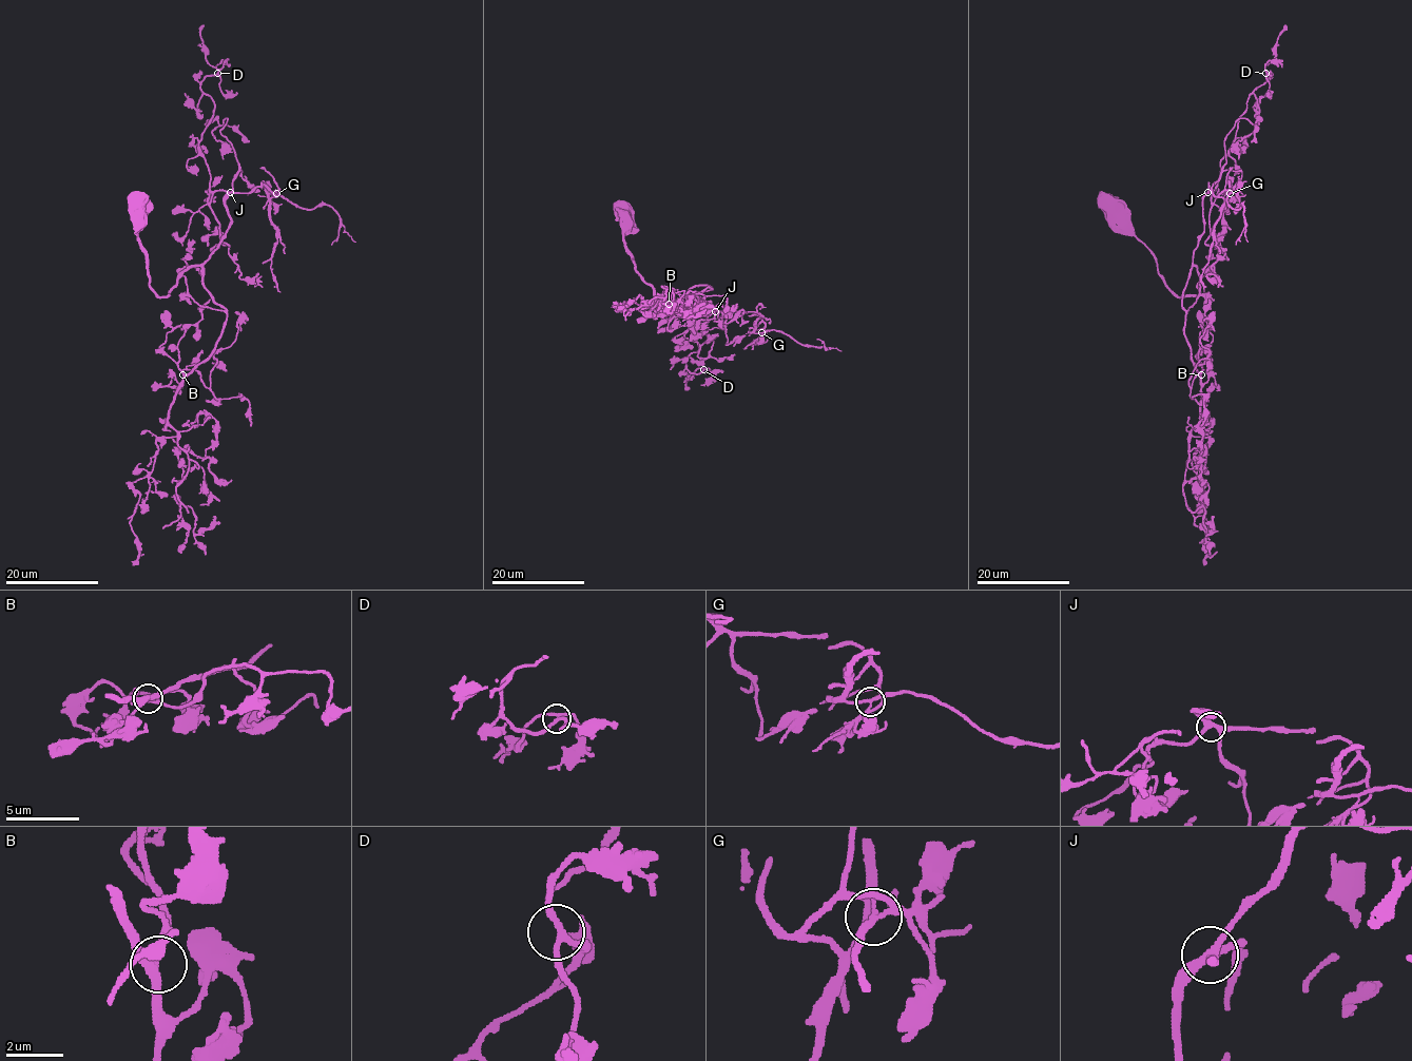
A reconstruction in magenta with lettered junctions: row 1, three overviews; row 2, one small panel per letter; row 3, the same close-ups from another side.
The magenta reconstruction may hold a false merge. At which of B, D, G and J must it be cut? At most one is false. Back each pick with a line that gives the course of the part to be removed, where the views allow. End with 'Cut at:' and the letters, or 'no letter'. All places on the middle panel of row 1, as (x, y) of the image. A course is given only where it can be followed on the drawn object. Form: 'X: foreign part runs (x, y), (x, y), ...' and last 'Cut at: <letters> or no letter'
G: foreign part runs (761, 333), (753, 332), (755, 324), (762, 315), (756, 308), (759, 304), (766, 307)
Cut at: G

